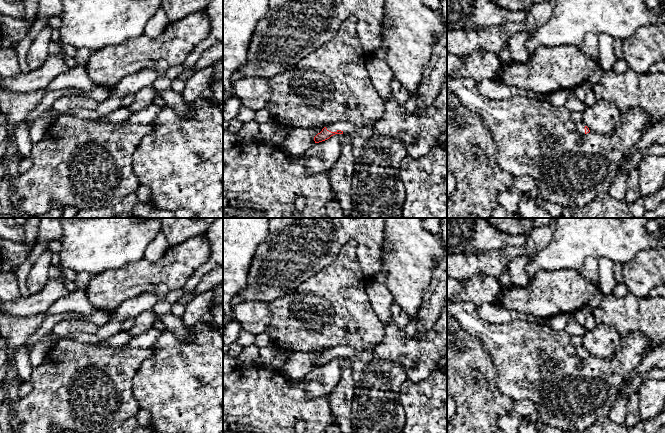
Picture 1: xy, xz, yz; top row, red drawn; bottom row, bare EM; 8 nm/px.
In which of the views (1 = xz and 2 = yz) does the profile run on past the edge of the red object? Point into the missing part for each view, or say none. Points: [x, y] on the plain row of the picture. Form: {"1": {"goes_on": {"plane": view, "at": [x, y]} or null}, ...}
{"1": {"goes_on": {"plane": "xz", "at": [376, 408]}}, "2": {"goes_on": {"plane": "yz", "at": [580, 350]}}}

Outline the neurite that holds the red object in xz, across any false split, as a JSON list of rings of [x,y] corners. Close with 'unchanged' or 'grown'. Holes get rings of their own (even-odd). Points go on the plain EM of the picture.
[[[345,346],[329,348],[314,361],[314,365],[319,367],[335,358],[344,358],[345,362],[352,367],[354,380],[352,433],[402,433],[406,416],[400,402],[400,390],[407,380],[405,368],[399,363],[377,359],[373,351],[374,347],[369,347],[359,353]]] | grown

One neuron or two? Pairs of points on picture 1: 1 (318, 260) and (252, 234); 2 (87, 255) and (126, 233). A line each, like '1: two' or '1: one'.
1: two
2: one

